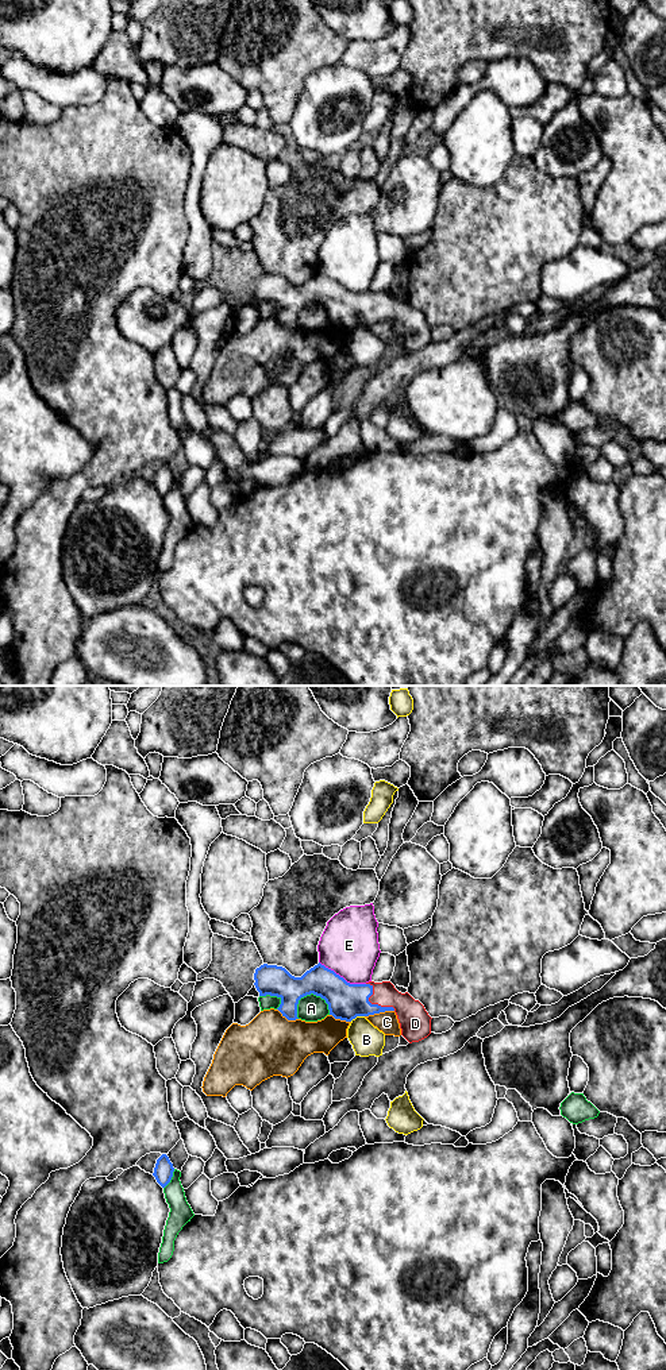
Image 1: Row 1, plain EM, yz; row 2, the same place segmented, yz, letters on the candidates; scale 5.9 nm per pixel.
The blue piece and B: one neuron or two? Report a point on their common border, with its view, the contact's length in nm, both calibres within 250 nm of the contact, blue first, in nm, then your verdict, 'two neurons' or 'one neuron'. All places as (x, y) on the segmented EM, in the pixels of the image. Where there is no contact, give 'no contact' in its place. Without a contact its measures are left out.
meets blue in yz at (357, 1015); contact 90 nm long; 220 nm thick on the blue side, 190 nm on the other; two neurons

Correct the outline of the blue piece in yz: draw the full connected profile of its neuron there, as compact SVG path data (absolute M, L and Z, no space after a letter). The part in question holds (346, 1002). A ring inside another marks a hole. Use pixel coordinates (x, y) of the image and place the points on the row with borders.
M320 962L307 970L301 977L292 976L285 968L263 964L255 969L254 985L259 996L277 996L281 1004L277 1008L288 1020L296 1020L299 1000L307 995L316 995L328 1004L330 1015L335 1019L351 1022L357 1016L369 1016L385 1011L394 1011L400 1023L401 1035L409 1042L419 1042L431 1034L431 1016L424 1006L408 992L399 992L390 981L350 984L334 970Z

